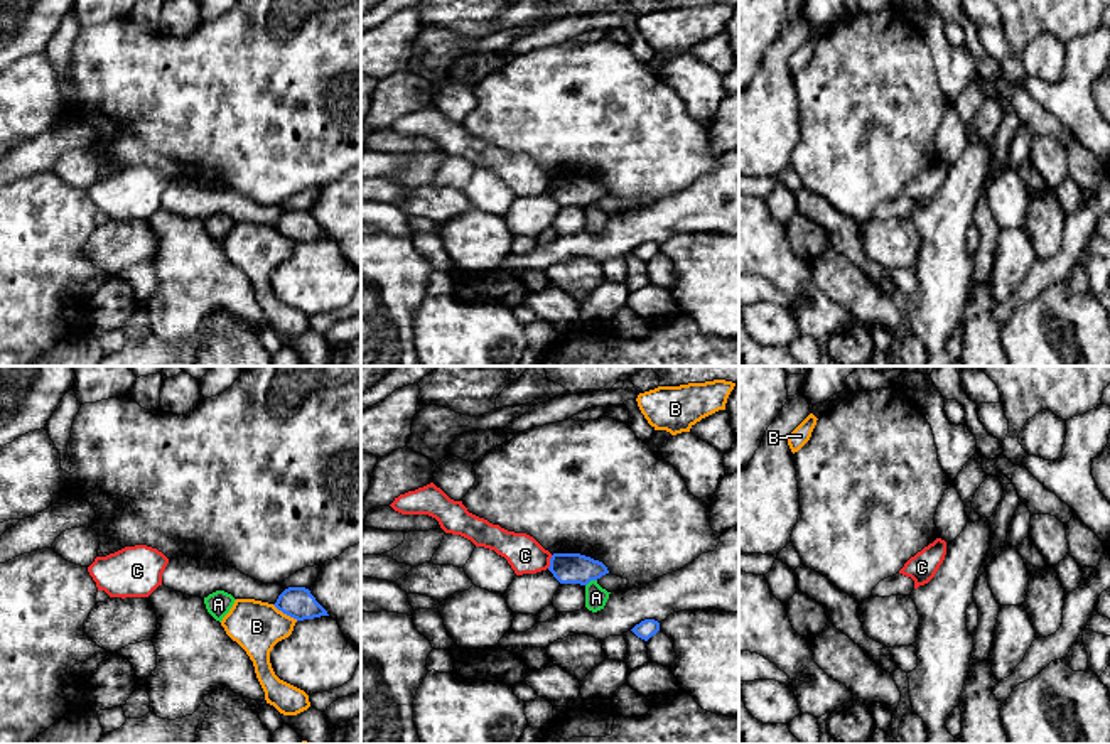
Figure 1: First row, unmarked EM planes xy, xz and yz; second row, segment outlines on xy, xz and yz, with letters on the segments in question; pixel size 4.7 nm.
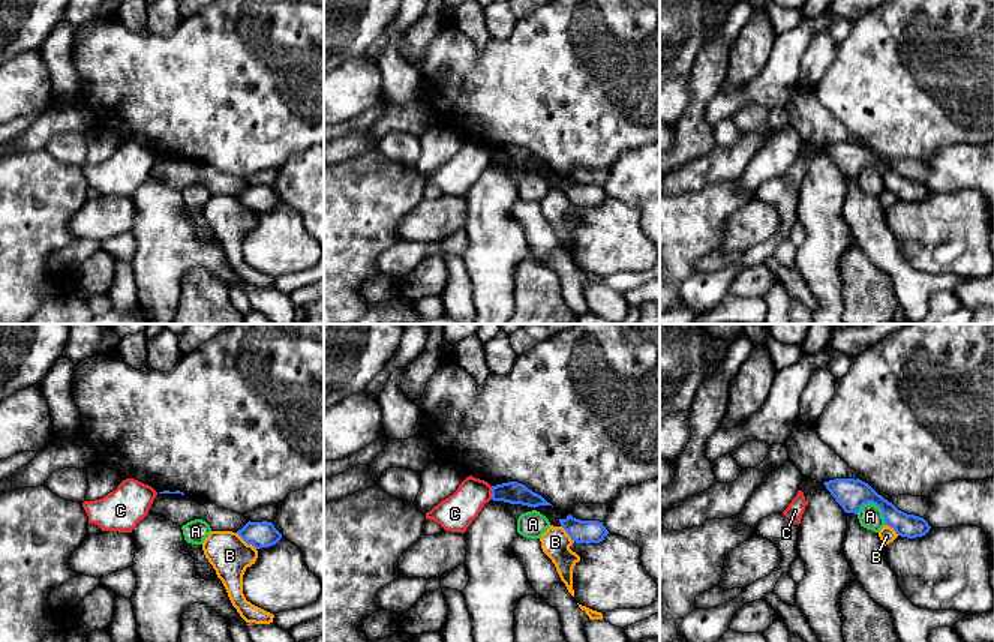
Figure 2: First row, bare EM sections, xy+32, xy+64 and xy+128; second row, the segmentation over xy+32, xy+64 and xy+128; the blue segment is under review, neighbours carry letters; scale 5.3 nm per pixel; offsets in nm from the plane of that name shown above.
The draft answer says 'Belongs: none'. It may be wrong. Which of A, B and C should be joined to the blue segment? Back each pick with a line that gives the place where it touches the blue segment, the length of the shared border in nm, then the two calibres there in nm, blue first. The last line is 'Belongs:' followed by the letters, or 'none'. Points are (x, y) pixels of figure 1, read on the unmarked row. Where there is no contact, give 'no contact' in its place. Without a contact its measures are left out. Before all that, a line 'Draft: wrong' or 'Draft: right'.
Draft: right
Belongs: none

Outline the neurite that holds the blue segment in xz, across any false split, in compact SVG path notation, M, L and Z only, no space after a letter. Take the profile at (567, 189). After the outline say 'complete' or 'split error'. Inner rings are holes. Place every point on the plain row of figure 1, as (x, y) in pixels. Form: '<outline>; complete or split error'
M553 175L548 192L560 206L587 208L609 196L607 189L590 179L580 175Z; complete

